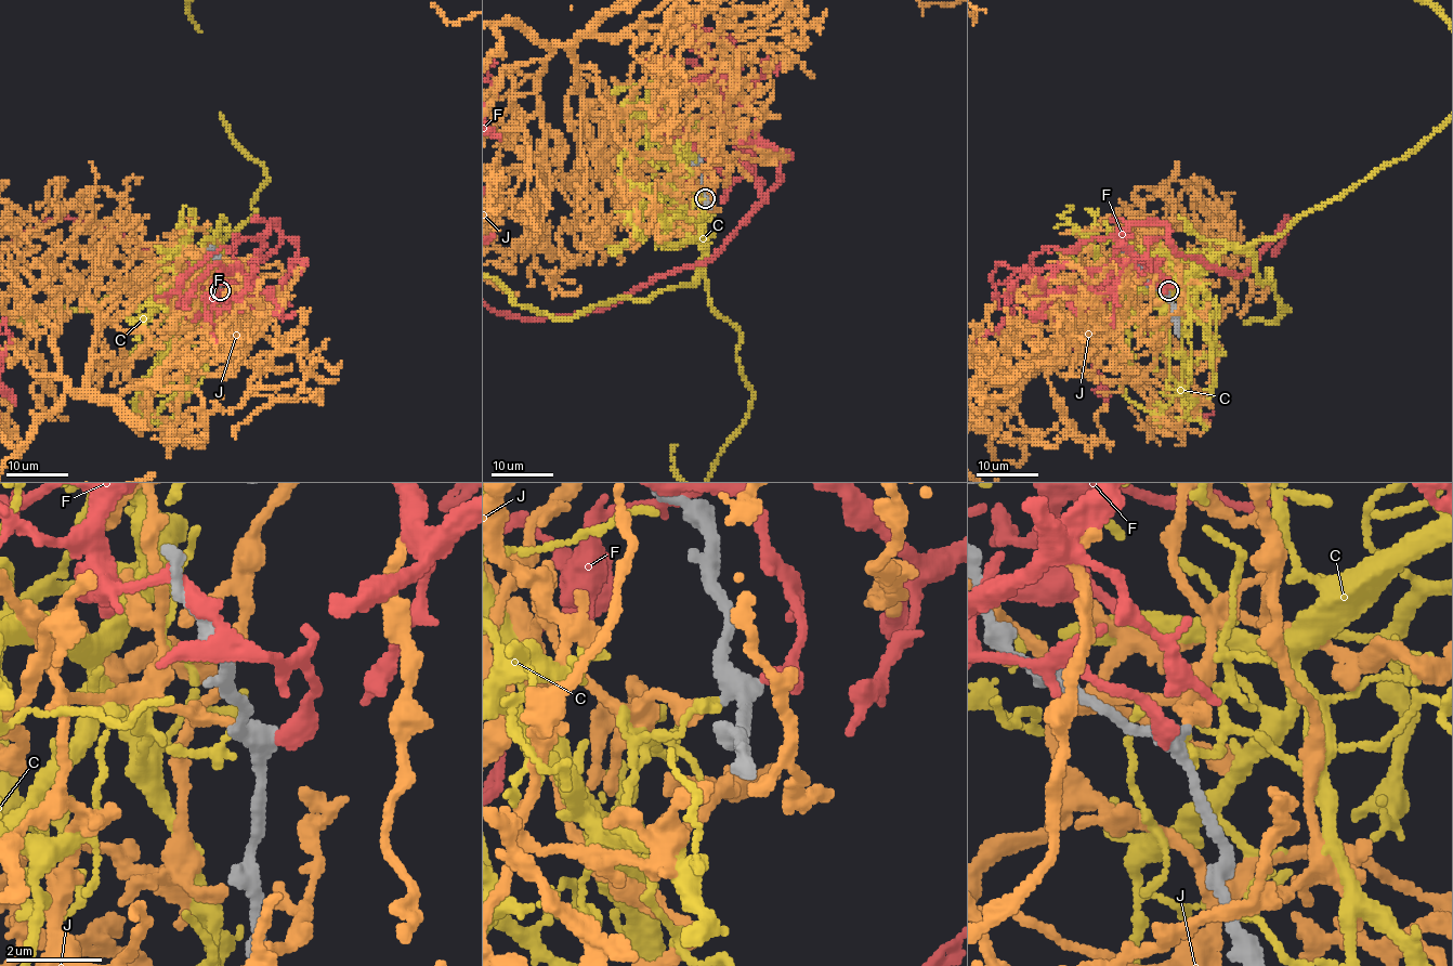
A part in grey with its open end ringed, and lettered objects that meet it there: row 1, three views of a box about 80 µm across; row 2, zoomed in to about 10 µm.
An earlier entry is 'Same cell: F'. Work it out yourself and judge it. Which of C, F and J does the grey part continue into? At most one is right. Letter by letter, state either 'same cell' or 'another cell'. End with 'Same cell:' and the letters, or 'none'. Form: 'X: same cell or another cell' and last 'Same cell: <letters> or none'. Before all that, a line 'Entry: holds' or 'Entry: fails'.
Entry: fails
C: another cell
F: another cell
J: same cell
Same cell: J

